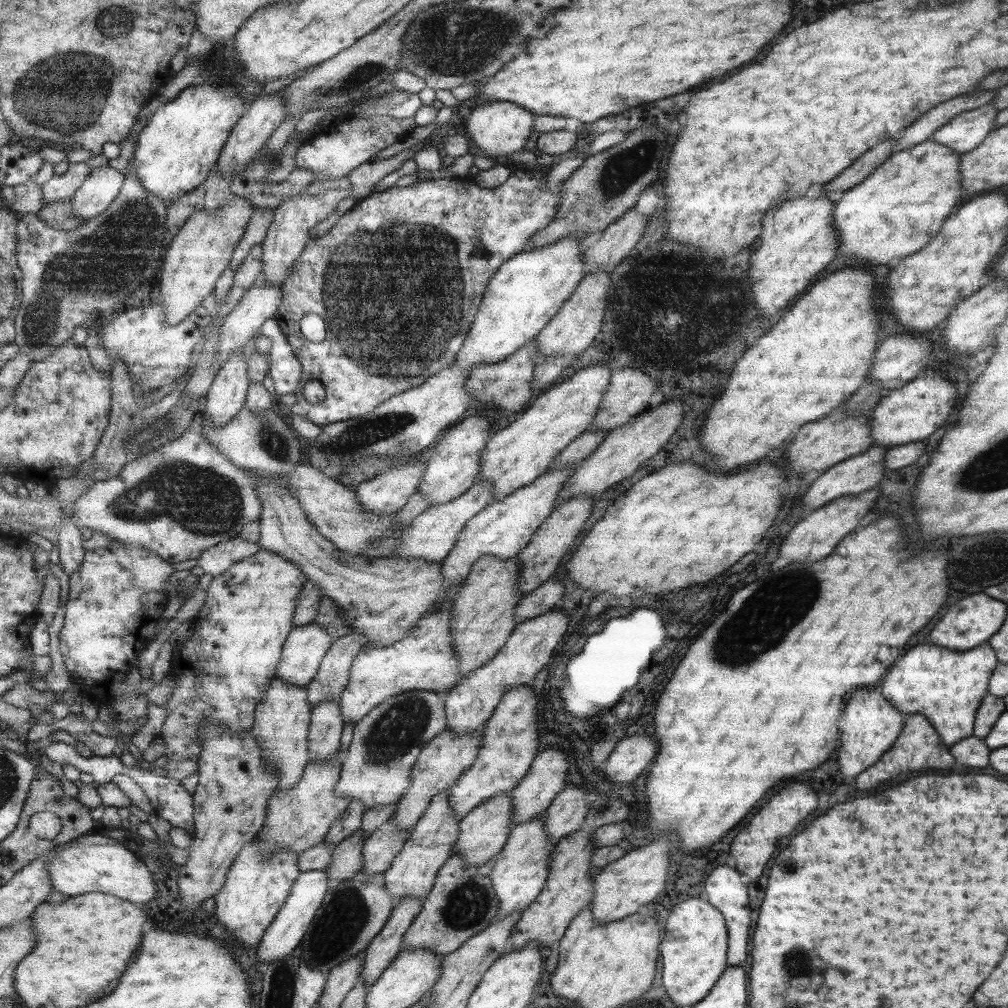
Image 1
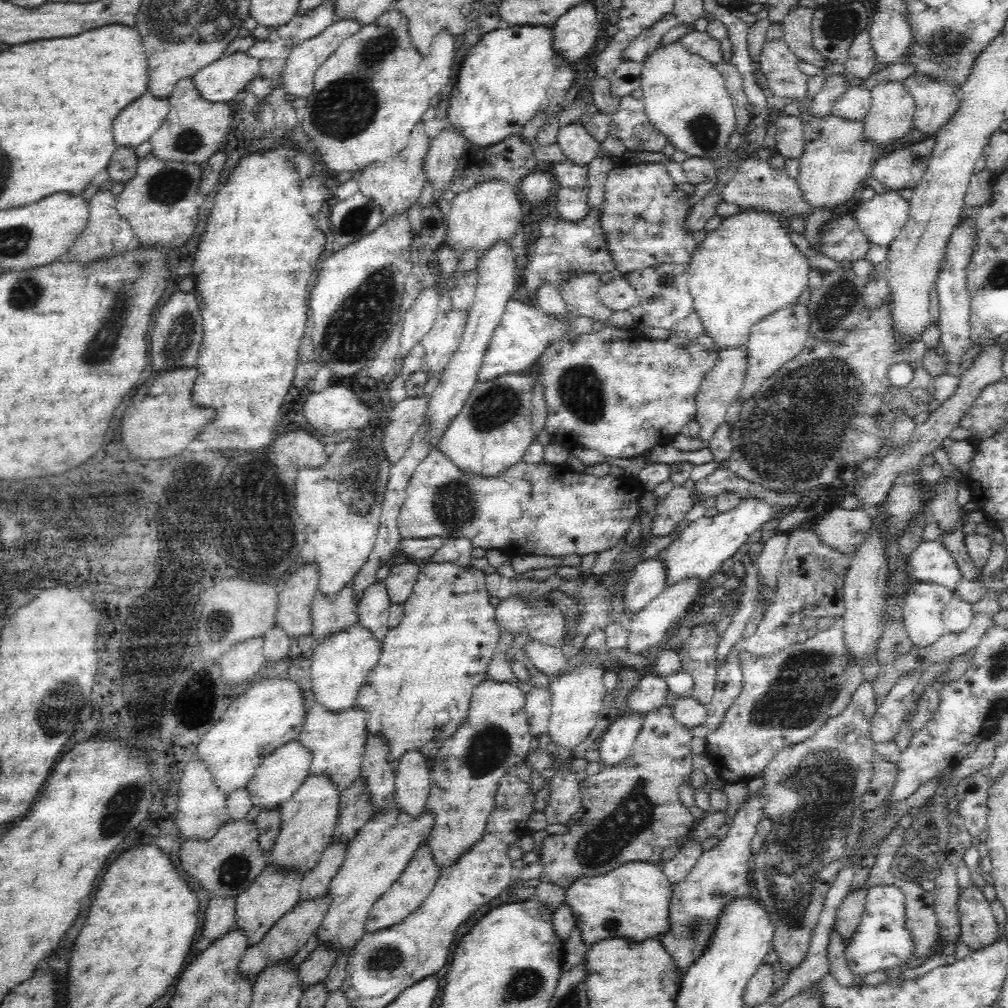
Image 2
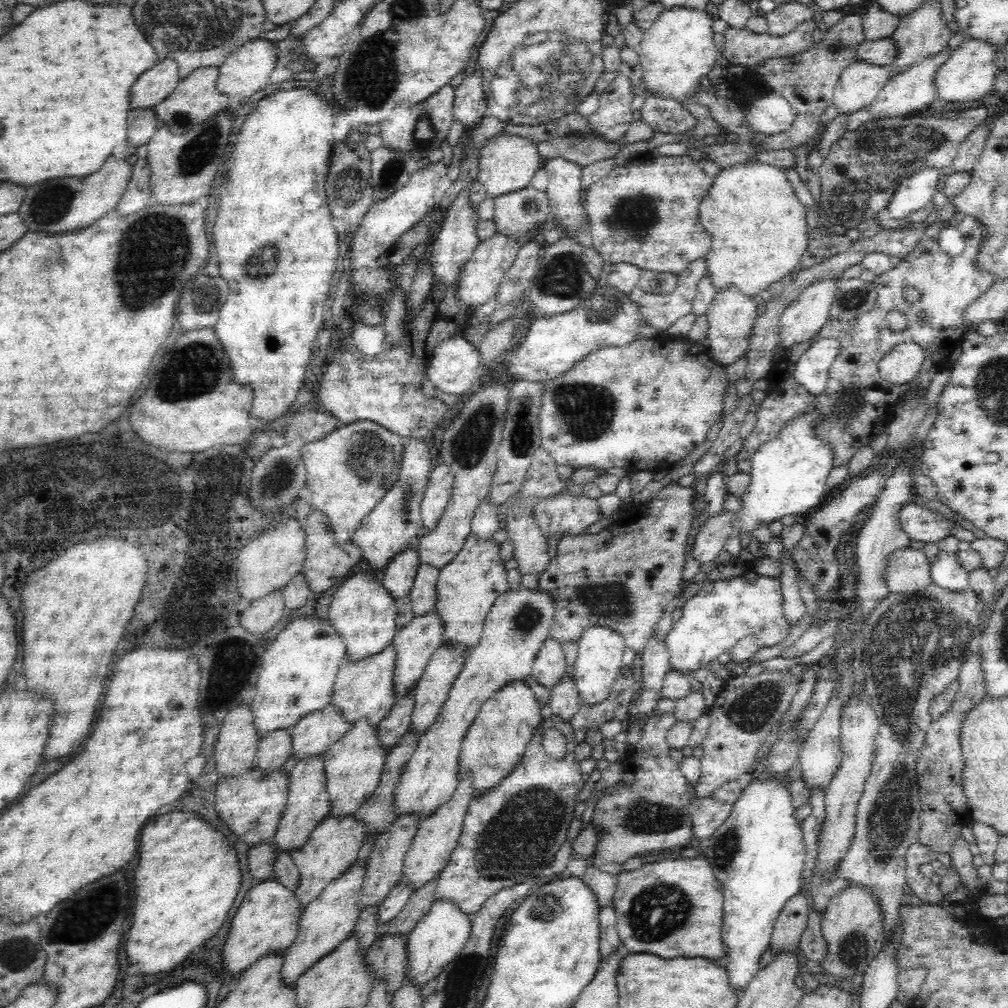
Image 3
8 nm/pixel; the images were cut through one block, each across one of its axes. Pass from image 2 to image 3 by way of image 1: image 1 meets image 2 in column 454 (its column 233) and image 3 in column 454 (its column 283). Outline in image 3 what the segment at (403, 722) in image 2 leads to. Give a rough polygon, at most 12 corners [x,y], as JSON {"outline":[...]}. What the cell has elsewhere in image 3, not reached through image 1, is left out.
{"outline":[[471,532],[442,568],[443,644],[478,644],[510,589],[501,544]]}

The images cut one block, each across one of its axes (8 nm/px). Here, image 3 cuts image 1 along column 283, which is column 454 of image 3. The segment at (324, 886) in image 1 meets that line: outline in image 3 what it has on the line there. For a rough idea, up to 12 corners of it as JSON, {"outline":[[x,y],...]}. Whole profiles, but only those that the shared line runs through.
{"outline":[[454,901],[431,904],[407,934],[410,978],[441,972],[472,934]]}

